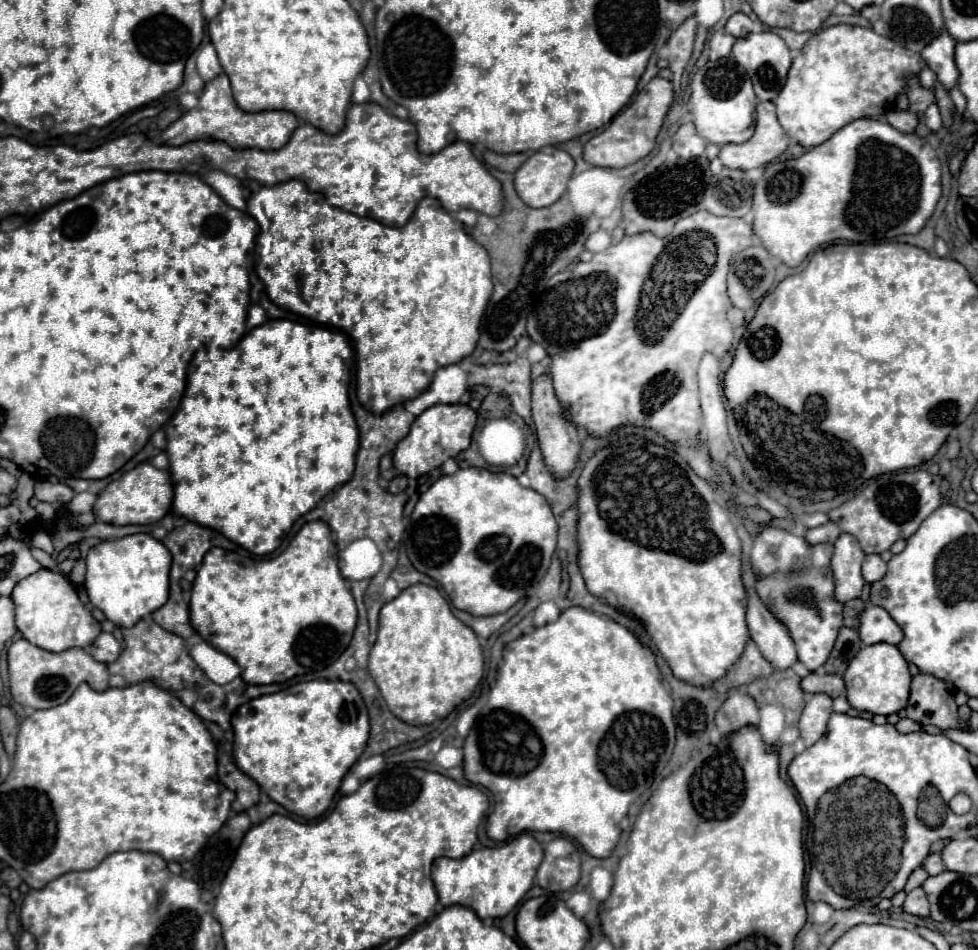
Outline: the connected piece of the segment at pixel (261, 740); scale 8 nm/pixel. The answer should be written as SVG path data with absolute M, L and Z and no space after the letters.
M320 679L320 681L294 683L278 693L262 695L258 699L244 703L232 715L232 727L236 735L234 737L236 765L246 775L250 775L272 801L282 805L286 811L292 811L306 819L316 819L328 811L340 787L342 777L362 755L368 741L368 733L370 733L370 719L368 719L364 699L360 697L358 689L352 683Z

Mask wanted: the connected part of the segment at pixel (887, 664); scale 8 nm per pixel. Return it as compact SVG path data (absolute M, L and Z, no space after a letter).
M876 643L870 647L862 647L858 651L856 659L852 659L848 671L844 673L844 681L846 681L846 695L852 707L860 711L870 711L872 715L890 715L906 707L912 675L908 671L906 659L902 657L896 645Z

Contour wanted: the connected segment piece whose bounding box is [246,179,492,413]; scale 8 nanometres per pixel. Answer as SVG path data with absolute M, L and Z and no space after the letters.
M286 181L286 183L278 183L272 187L262 187L260 191L256 191L250 199L248 199L248 209L246 209L260 227L259 234L256 239L256 267L260 271L258 277L264 281L266 291L270 295L270 299L278 305L284 307L288 311L294 311L298 315L304 315L316 323L322 323L326 327L334 327L338 331L342 331L354 345L356 349L356 357L358 357L358 399L360 403L364 403L364 407L368 407L370 411L376 413L384 413L388 409L392 409L394 405L404 403L406 399L414 399L416 395L420 395L428 383L432 383L432 375L436 373L436 369L444 367L444 365L452 365L452 363L460 363L464 357L468 357L478 341L478 325L484 313L484 307L488 305L488 299L492 295L492 275L490 275L490 257L486 253L486 249L482 245L478 245L464 229L458 221L454 221L448 211L440 205L438 199L434 197L424 197L414 215L410 217L410 221L404 227L390 227L384 225L376 219L370 217L358 217L354 213L348 213L340 207L334 207L326 201L326 197L322 193L314 193L308 191L308 187L298 181Z

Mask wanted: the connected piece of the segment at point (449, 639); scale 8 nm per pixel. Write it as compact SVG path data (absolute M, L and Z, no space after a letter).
M418 583L380 609L380 629L368 671L398 719L426 725L446 717L474 693L484 673L484 655L476 633L450 611L440 591Z

